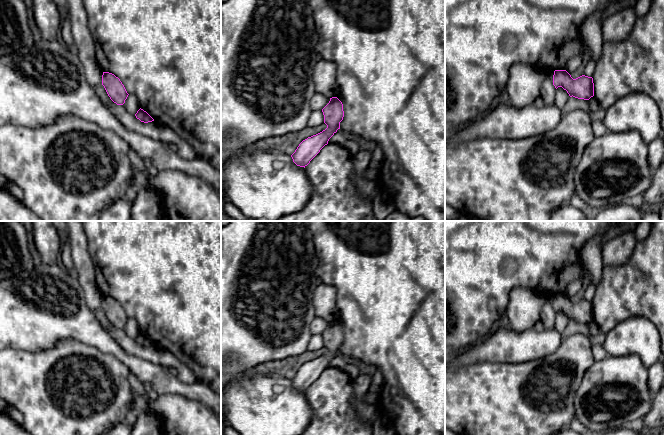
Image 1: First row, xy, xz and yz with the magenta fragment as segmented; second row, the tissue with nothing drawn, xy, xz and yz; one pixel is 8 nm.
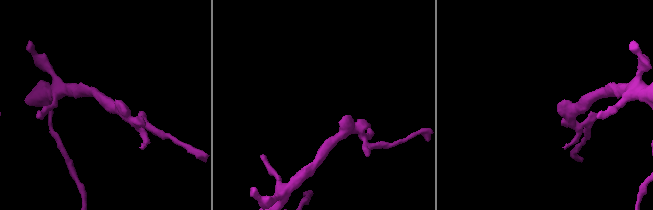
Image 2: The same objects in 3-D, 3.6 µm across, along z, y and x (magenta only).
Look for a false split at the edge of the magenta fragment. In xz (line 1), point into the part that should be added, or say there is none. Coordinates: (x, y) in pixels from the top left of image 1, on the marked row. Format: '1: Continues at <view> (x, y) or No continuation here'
1: No continuation here

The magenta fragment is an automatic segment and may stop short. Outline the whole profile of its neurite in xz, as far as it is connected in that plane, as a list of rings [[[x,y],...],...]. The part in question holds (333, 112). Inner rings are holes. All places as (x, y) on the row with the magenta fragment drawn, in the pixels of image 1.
[[[337,97],[330,98],[329,103],[322,109],[324,123],[327,128],[322,132],[303,140],[291,155],[293,162],[300,167],[306,167],[310,161],[328,144],[329,139],[340,129],[343,120],[343,104]]]

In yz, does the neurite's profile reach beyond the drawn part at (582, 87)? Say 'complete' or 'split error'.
complete

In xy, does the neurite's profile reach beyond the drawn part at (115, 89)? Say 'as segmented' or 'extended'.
as segmented

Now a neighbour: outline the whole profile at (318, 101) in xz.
[[[316,92],[310,100],[310,106],[312,110],[322,110],[330,101],[330,98],[325,95]]]

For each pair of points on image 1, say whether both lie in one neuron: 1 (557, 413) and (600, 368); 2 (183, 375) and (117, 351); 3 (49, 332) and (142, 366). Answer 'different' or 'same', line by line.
1: different
2: different
3: same

